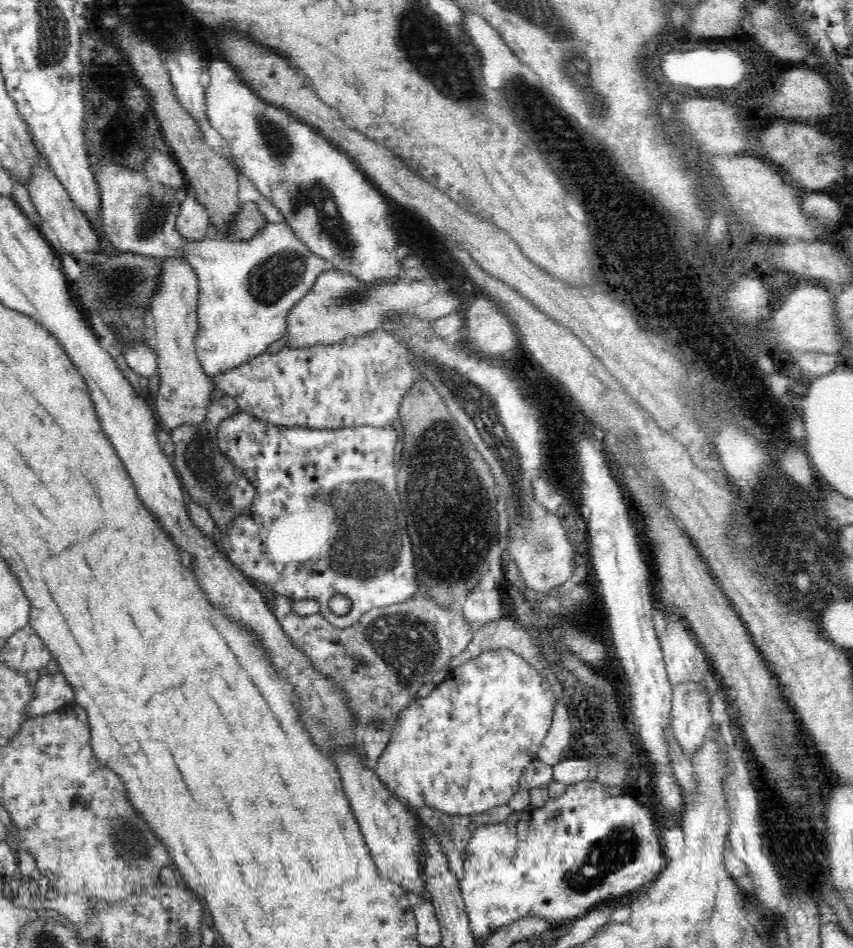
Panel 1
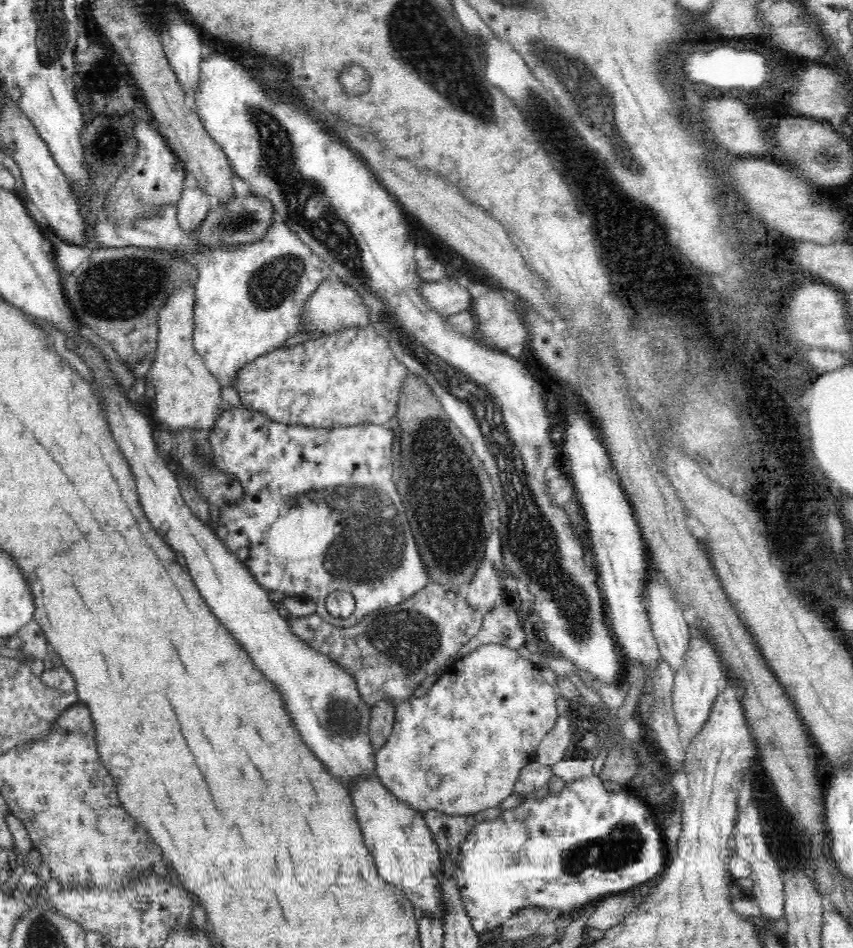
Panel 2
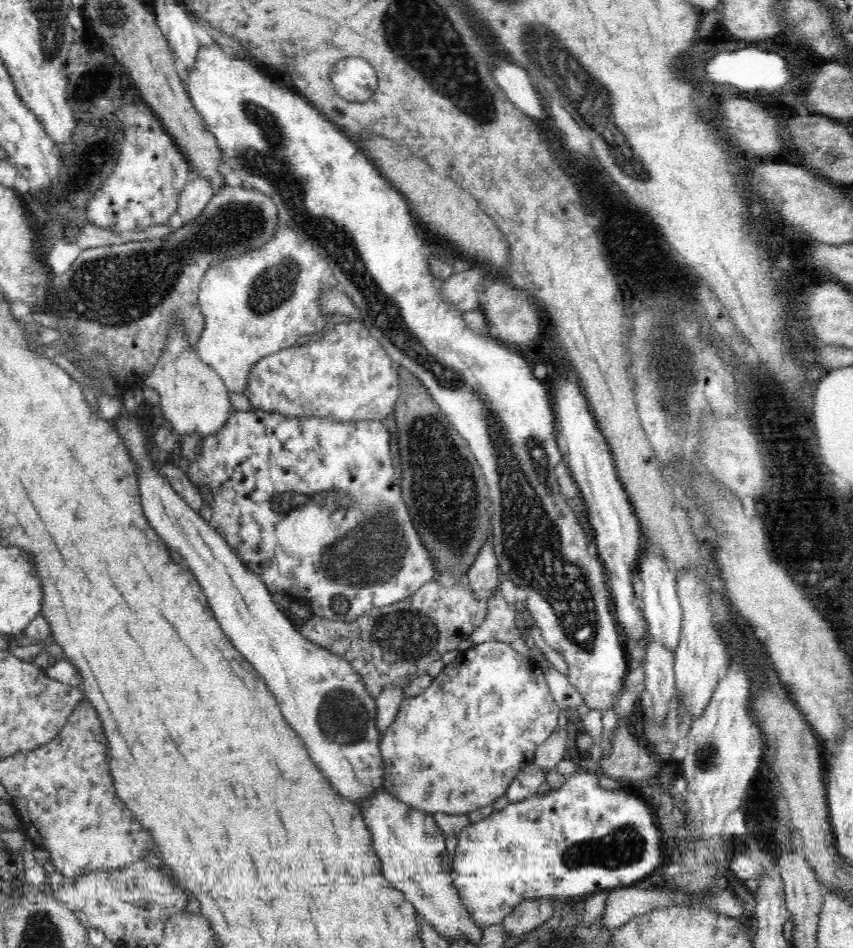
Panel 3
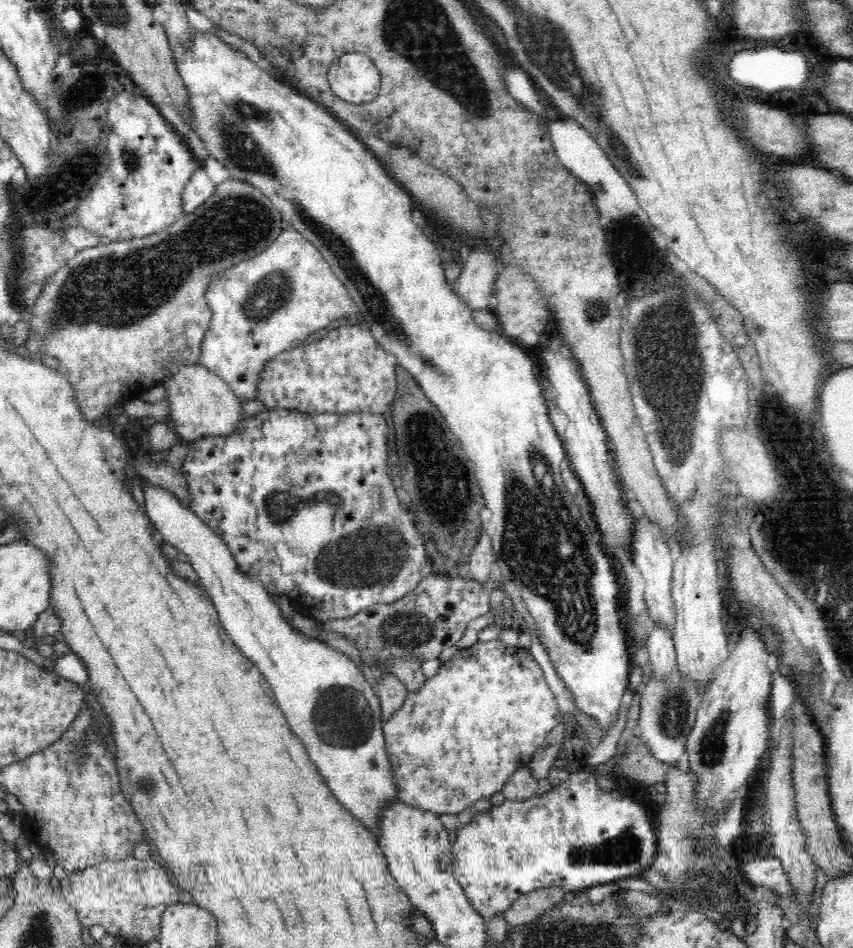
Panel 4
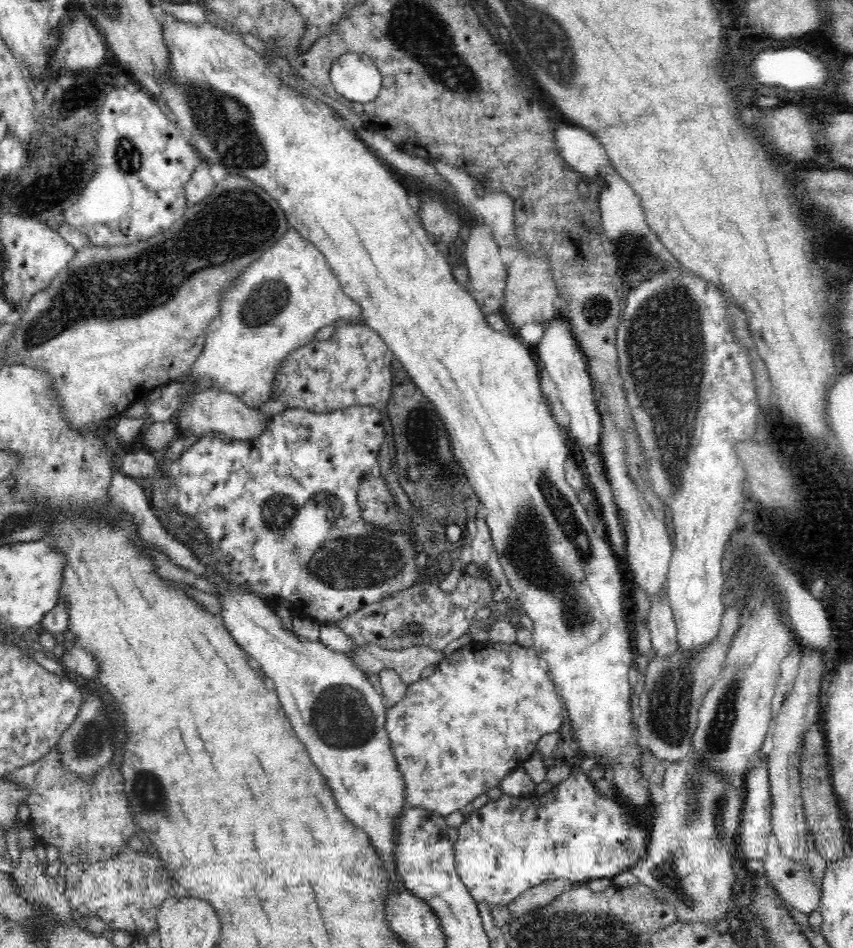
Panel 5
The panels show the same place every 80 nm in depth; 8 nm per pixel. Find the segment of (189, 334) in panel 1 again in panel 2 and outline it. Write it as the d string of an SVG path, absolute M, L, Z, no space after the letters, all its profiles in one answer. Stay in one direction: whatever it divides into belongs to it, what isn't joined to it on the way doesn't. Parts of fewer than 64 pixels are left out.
M190 281L179 285L159 308L156 334L156 357L154 366L145 376L154 385L155 416L167 424L170 432L180 428L211 431L222 408L221 384L208 371L203 359L195 352L193 332L195 329L196 288Z

